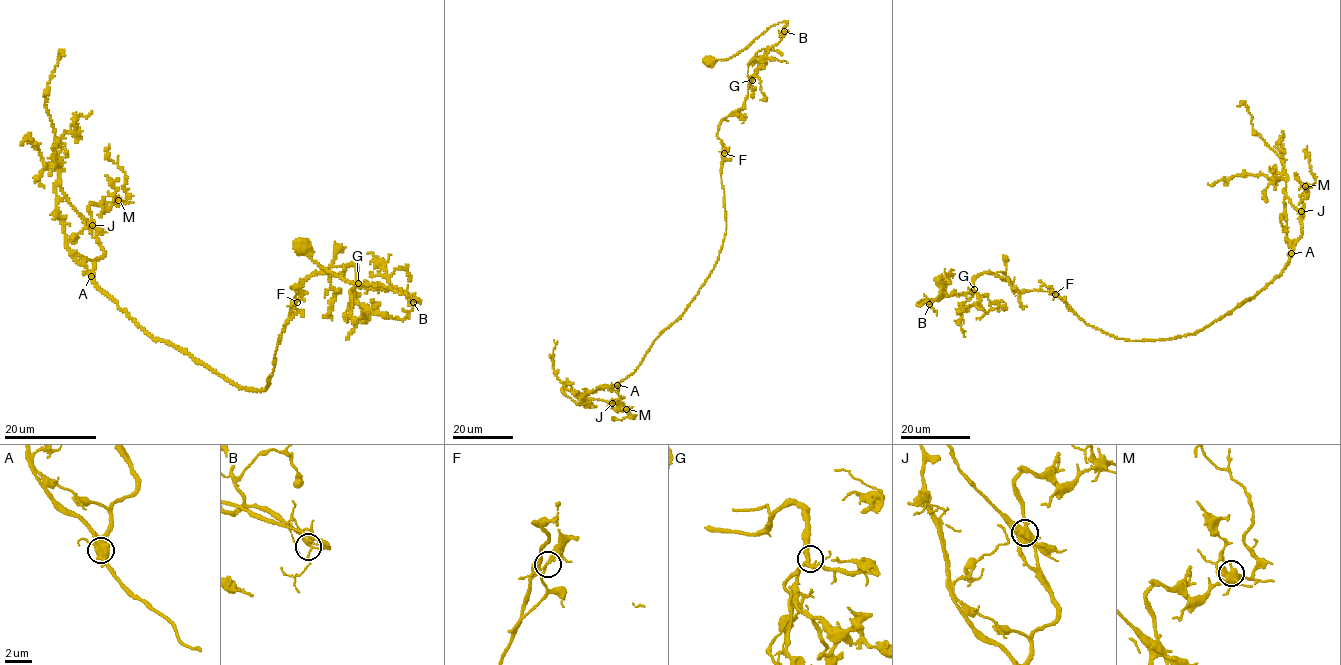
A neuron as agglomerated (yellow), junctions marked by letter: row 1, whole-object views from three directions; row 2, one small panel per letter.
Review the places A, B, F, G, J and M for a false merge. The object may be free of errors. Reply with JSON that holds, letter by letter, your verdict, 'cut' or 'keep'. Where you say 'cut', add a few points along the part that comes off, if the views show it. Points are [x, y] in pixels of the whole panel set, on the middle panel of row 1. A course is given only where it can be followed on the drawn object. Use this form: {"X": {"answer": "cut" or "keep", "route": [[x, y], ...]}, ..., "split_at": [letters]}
{"A": {"answer": "cut", "route": [[617, 384], [621, 399], [608, 402], [587, 398], [580, 401], [580, 404], [597, 406]]}, "B": {"answer": "keep"}, "F": {"answer": "keep"}, "G": {"answer": "keep"}, "J": {"answer": "keep"}, "M": {"answer": "keep"}, "split_at": ["A"]}

